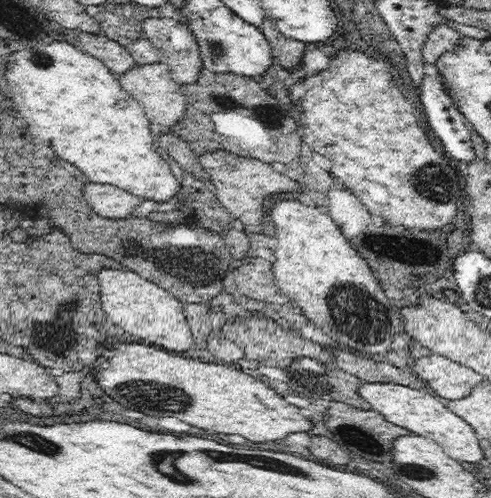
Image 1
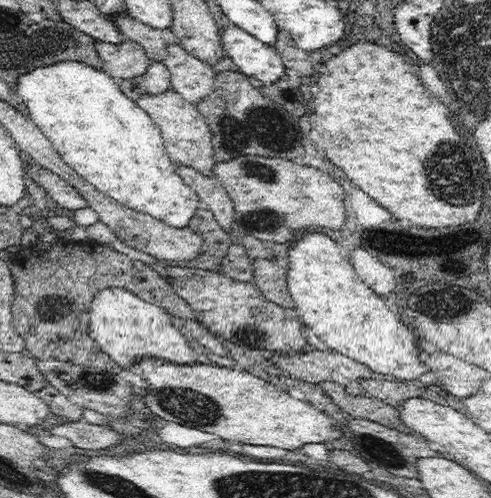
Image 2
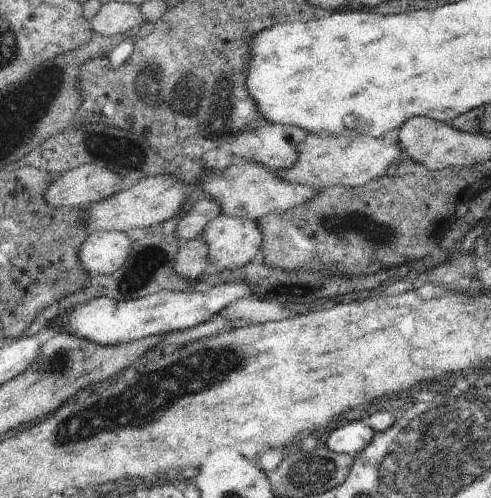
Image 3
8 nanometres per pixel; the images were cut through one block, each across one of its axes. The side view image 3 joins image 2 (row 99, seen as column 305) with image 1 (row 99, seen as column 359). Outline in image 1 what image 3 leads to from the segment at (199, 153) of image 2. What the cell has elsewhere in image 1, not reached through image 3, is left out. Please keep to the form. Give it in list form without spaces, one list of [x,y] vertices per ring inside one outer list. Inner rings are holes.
[[[160,60],[160,62],[152,62],[152,64],[144,64],[144,66],[134,66],[130,70],[126,70],[120,76],[120,84],[122,88],[138,100],[138,104],[144,108],[148,122],[156,122],[156,124],[166,124],[166,126],[174,126],[178,122],[178,118],[184,114],[186,110],[186,94],[182,92],[180,84],[172,78],[170,74],[170,66]]]

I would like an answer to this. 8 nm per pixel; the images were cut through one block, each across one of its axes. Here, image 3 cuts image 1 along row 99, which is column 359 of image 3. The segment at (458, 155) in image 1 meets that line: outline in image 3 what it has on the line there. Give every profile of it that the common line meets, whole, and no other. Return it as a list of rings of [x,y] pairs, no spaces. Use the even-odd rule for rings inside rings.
[[[351,422],[351,424],[345,424],[337,430],[333,430],[327,440],[325,440],[325,446],[327,450],[331,452],[337,452],[337,454],[351,454],[351,456],[357,456],[363,448],[369,446],[369,442],[373,440],[373,430],[363,424],[363,422]]]

